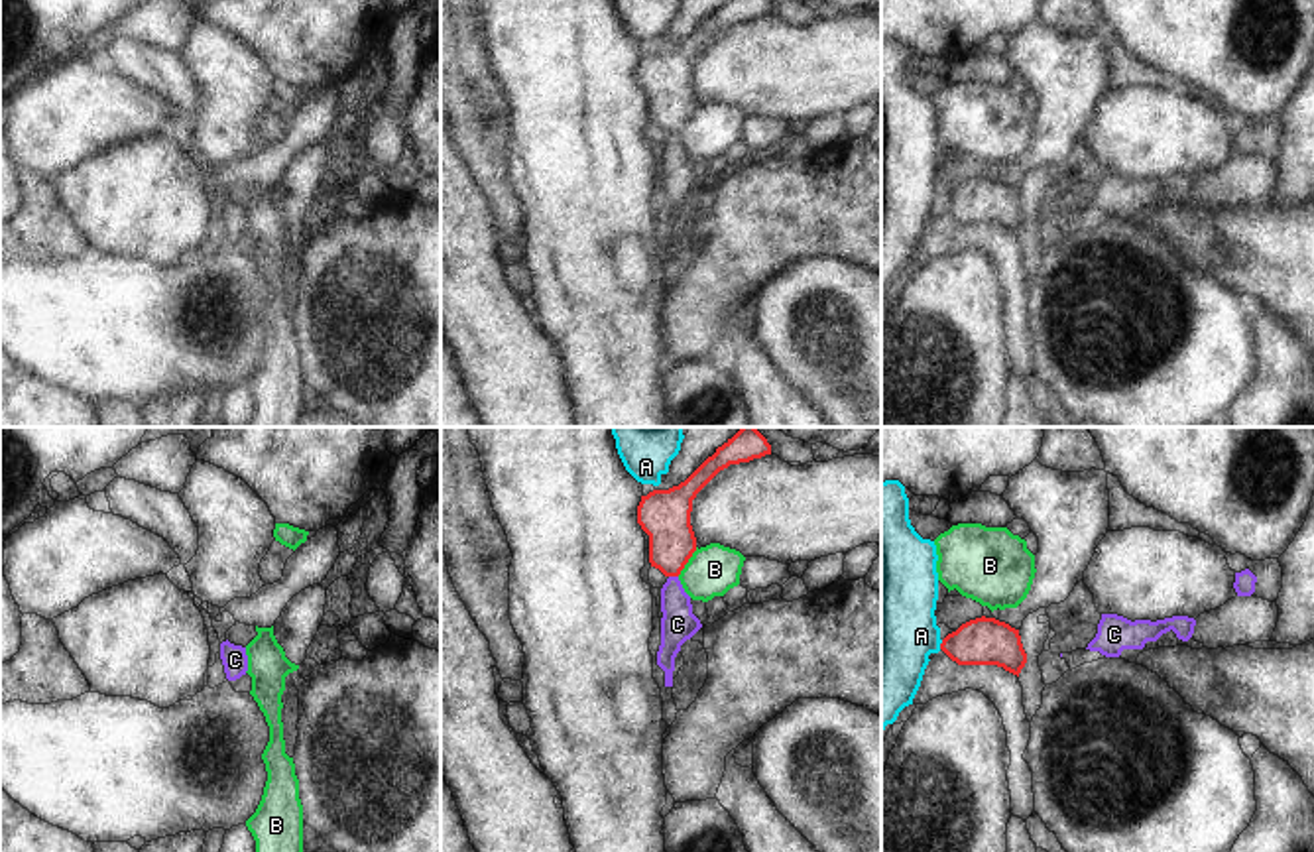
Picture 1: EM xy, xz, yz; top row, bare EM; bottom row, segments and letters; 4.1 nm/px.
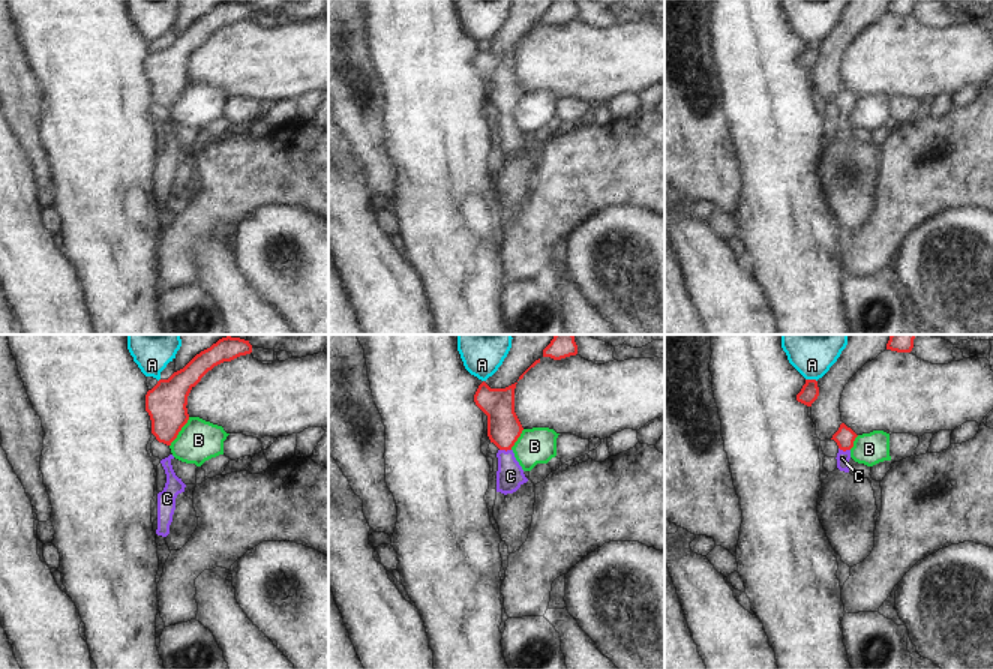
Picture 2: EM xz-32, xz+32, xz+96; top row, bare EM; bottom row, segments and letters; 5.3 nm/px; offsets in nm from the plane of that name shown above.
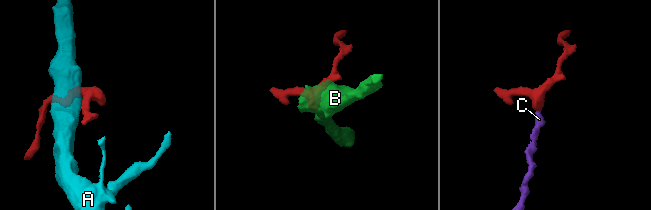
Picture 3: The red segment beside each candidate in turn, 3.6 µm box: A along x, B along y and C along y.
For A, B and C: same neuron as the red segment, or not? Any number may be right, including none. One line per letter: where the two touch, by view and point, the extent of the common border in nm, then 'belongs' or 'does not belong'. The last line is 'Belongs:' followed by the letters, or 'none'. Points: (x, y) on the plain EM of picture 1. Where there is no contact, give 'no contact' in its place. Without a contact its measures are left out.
A: meets red in yz at (941, 203); contact 40 nm long; does not belong
B: meets red in xz at (687, 121); contact 150 nm long; does not belong
C: meets red in xz at (673, 134); contact 40 nm long; belongs
Belongs: C

